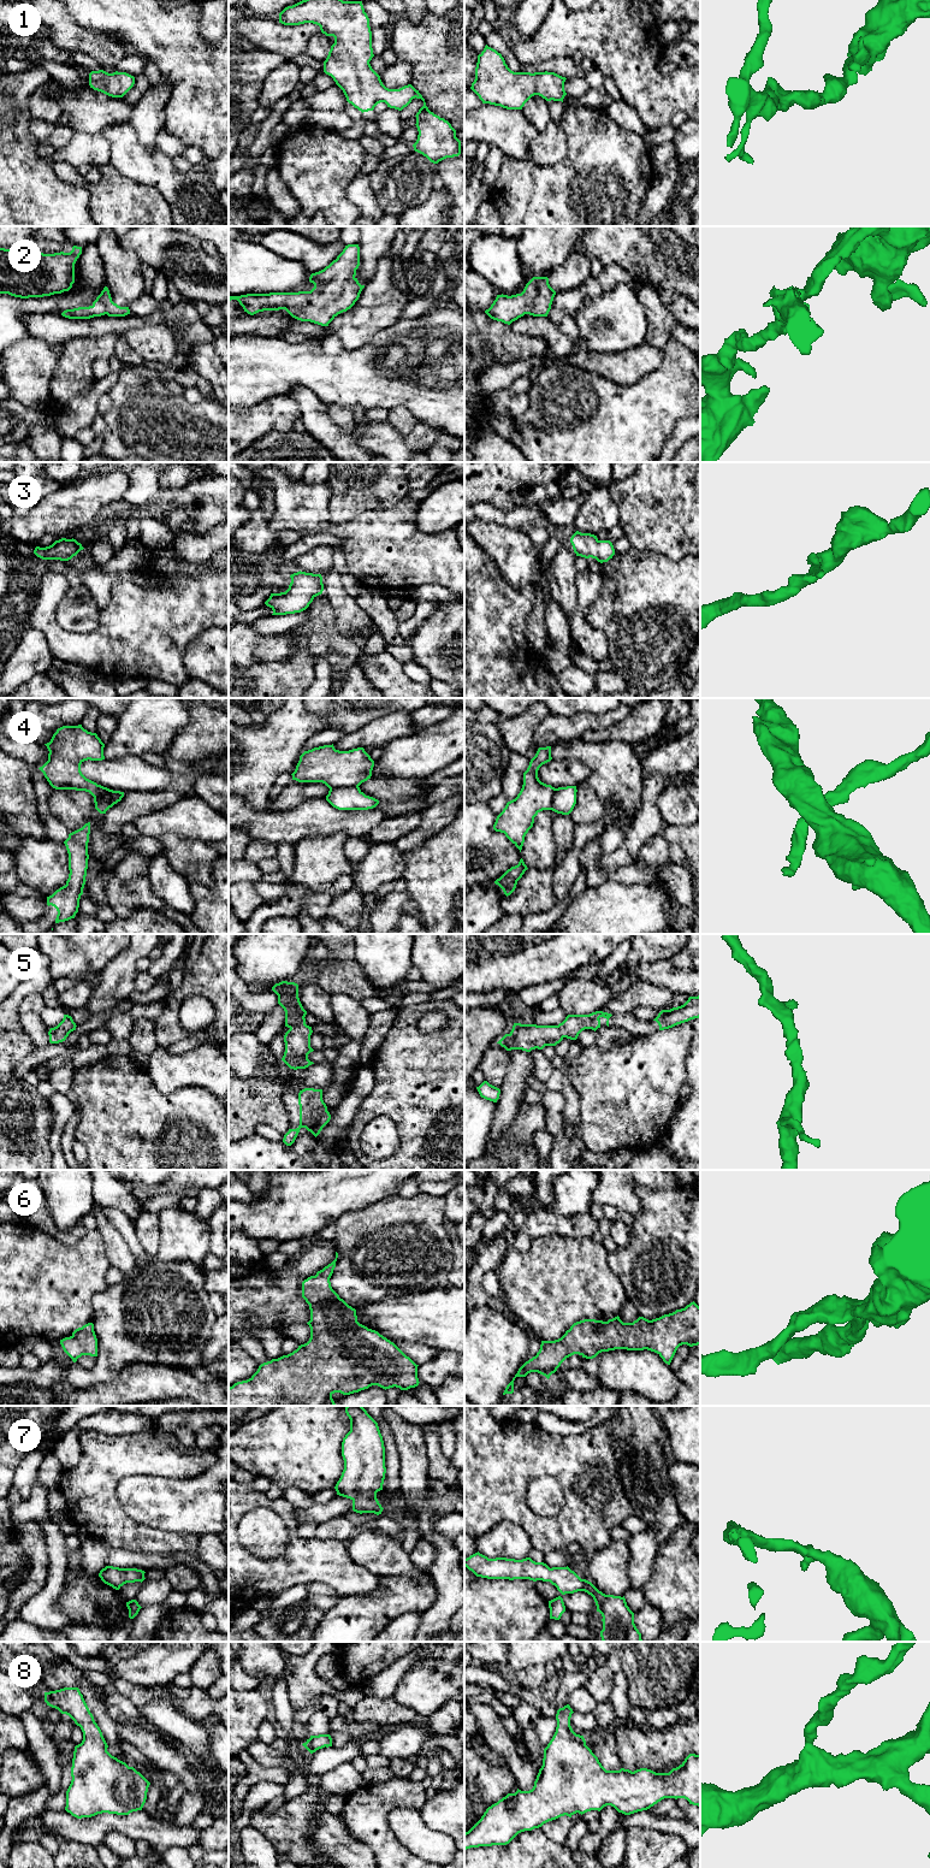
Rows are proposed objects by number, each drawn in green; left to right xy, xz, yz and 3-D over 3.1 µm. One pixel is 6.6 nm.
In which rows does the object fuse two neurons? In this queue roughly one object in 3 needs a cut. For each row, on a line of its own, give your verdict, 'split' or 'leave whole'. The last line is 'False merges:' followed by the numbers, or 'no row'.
1: leave whole
2: leave whole
3: leave whole
4: split
5: leave whole
6: leave whole
7: leave whole
8: leave whole
False merges: 4

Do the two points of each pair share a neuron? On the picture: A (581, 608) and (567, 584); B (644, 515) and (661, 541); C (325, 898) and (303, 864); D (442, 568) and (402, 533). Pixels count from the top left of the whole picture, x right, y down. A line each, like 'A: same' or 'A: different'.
A: different
B: same
C: different
D: same

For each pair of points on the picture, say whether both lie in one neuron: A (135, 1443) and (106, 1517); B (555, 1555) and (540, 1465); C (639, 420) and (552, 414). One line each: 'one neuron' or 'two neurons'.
A: one neuron
B: two neurons
C: one neuron

